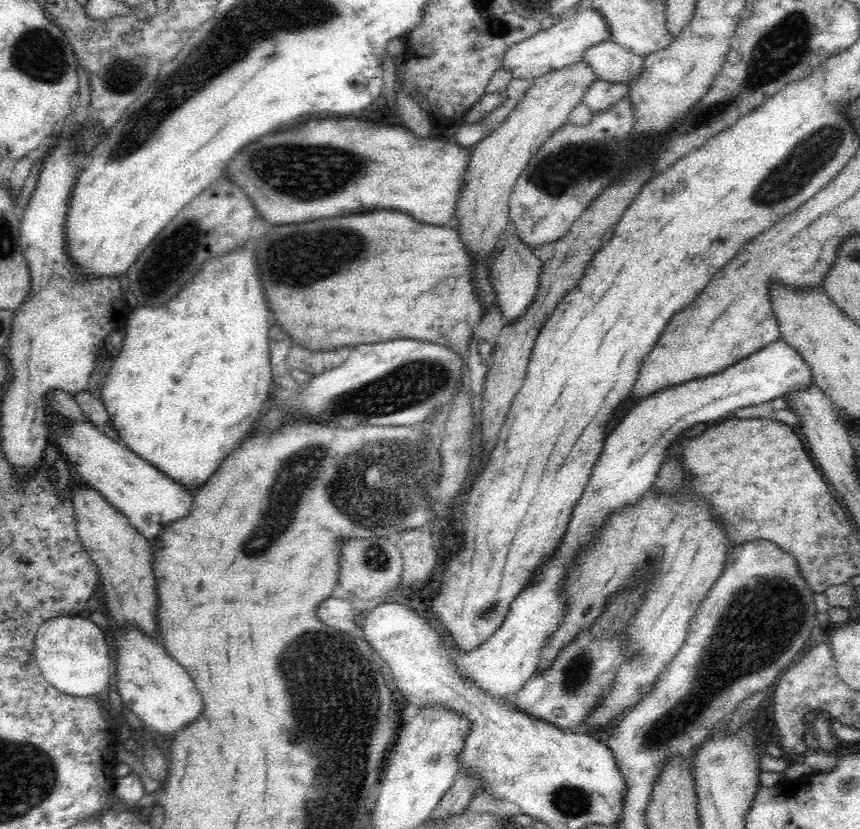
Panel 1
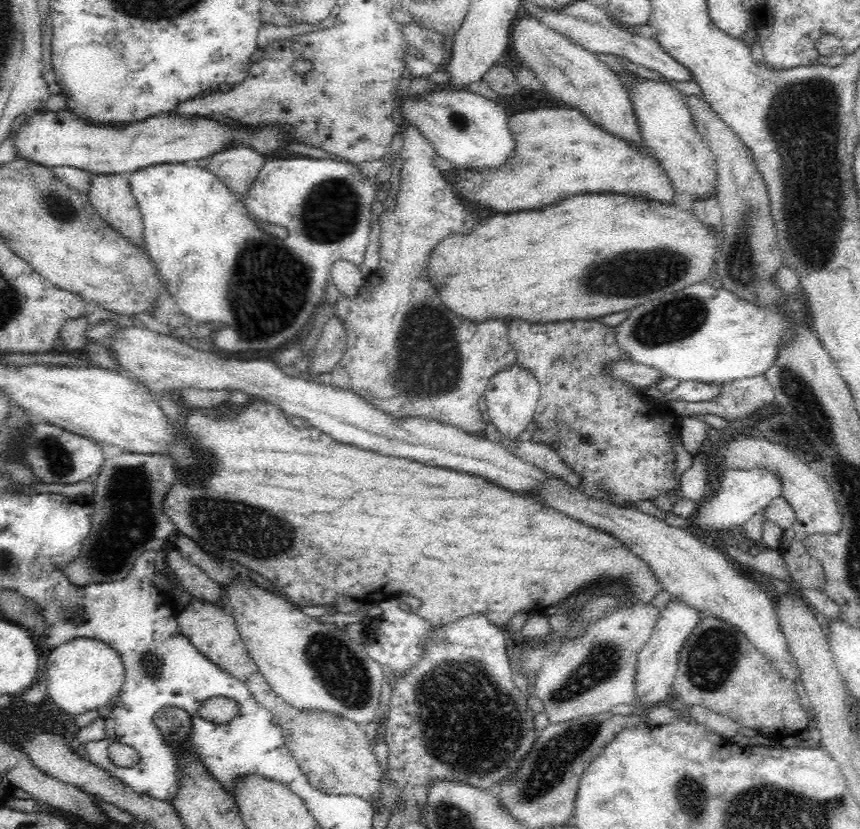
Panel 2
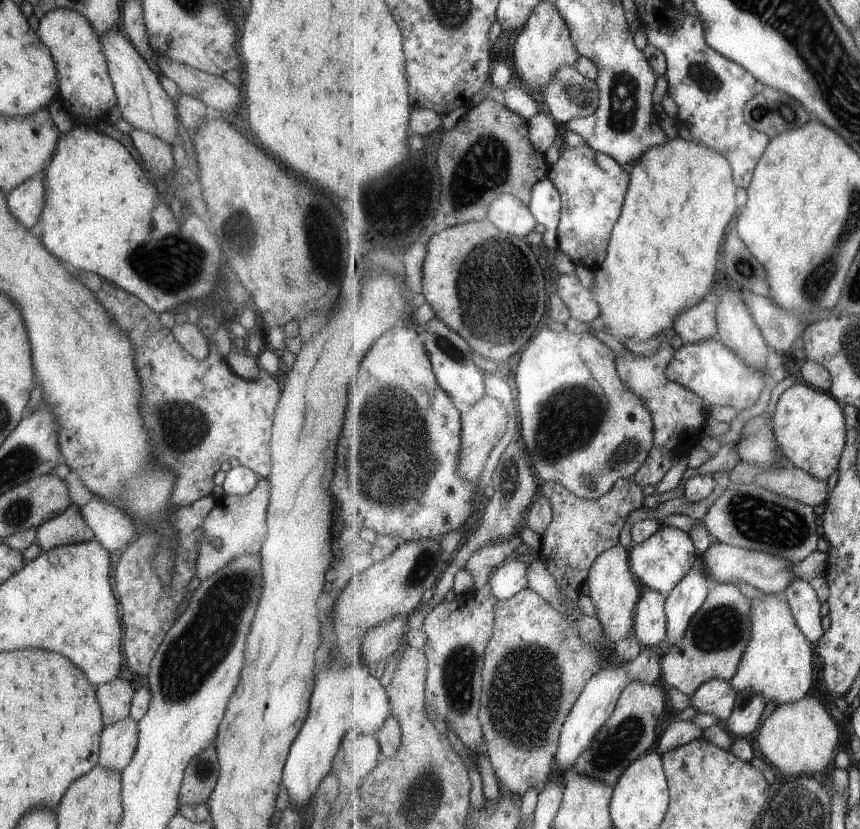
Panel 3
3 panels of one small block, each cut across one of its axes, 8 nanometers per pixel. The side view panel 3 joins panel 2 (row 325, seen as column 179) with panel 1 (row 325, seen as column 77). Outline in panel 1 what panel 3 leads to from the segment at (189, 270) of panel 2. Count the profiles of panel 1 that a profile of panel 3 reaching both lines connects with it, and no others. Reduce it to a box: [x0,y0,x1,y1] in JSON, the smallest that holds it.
[96,242,274,489]

